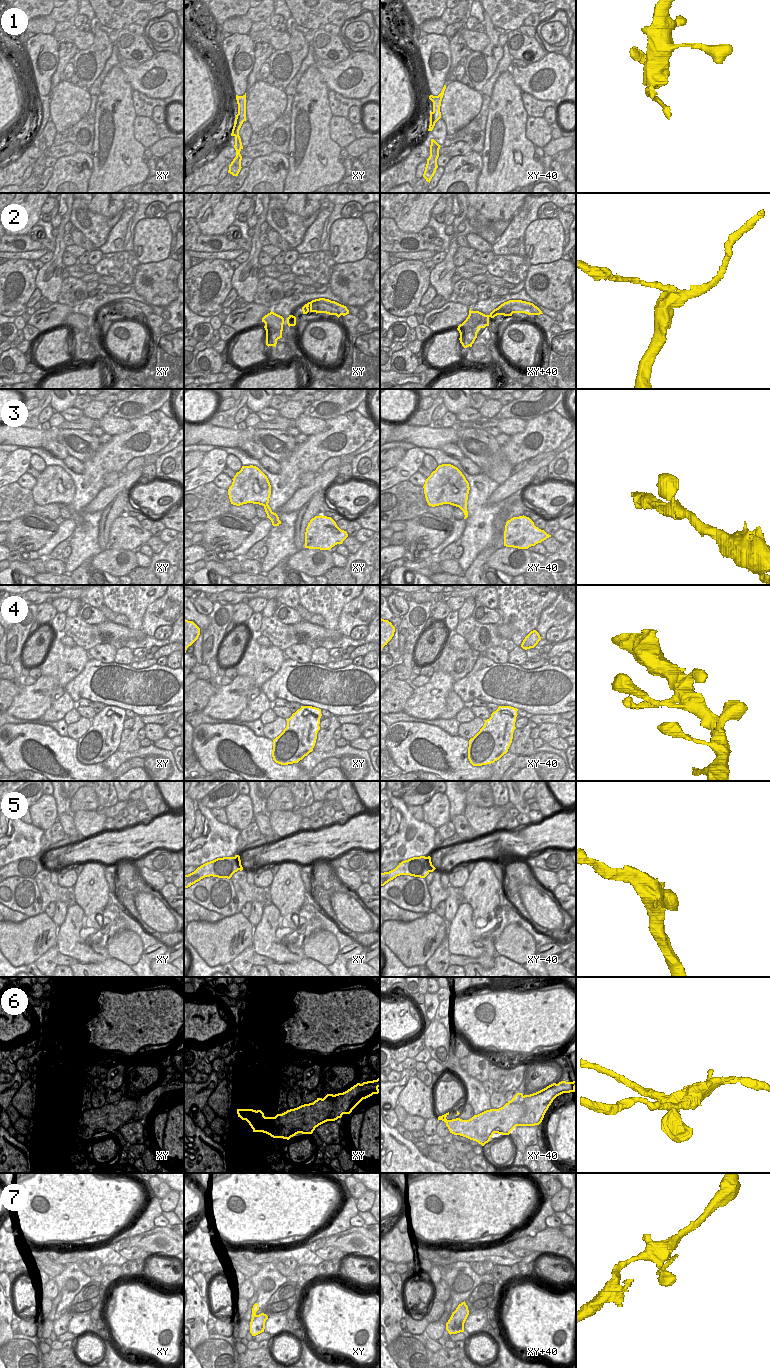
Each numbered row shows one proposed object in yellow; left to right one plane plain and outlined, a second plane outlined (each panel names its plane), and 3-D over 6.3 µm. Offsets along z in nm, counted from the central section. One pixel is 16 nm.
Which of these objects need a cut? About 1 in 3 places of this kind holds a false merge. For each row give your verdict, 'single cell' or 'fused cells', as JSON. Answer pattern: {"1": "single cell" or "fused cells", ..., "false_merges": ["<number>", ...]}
{"1": "single cell", "2": "fused cells", "3": "single cell", "4": "single cell", "5": "fused cells", "6": "fused cells", "7": "single cell", "false_merges": ["2", "5", "6"]}

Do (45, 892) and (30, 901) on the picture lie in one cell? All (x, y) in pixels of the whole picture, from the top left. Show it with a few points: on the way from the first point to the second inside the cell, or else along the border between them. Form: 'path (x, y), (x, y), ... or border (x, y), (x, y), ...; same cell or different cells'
border (34, 878), (41, 898), (42, 912); different cells

